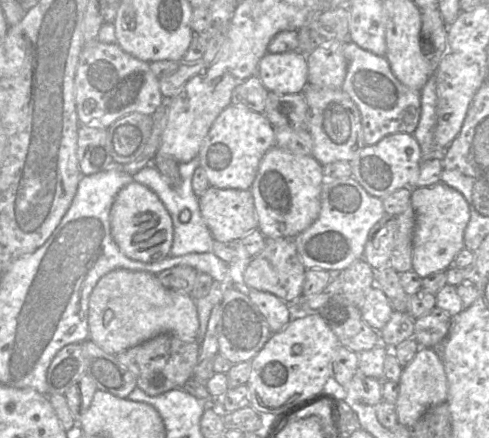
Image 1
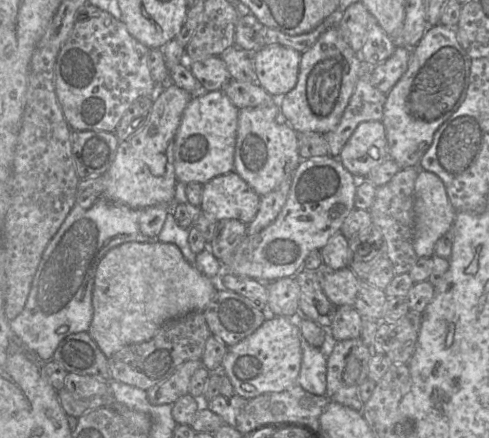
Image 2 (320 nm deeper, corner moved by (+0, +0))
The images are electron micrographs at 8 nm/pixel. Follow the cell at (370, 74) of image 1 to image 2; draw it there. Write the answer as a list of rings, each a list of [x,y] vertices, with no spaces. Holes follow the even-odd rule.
[[[362,63],[361,75],[339,124],[334,130],[324,134],[329,146],[329,156],[339,157],[344,145],[360,123],[382,120],[386,94],[370,82],[373,67]]]

